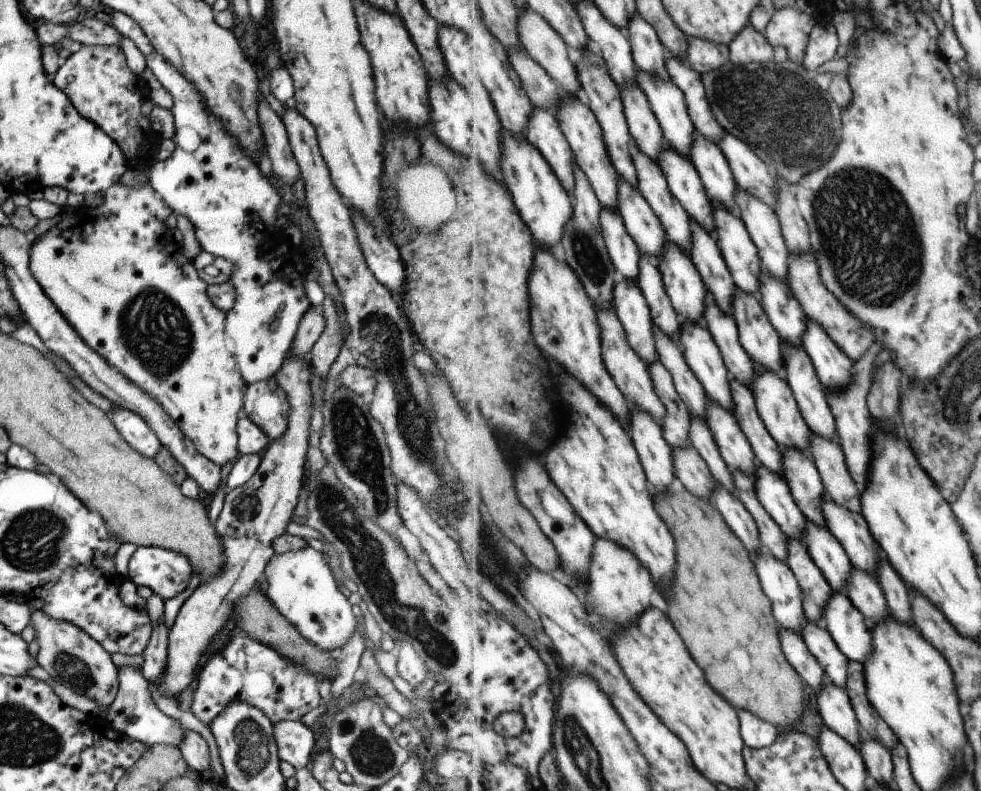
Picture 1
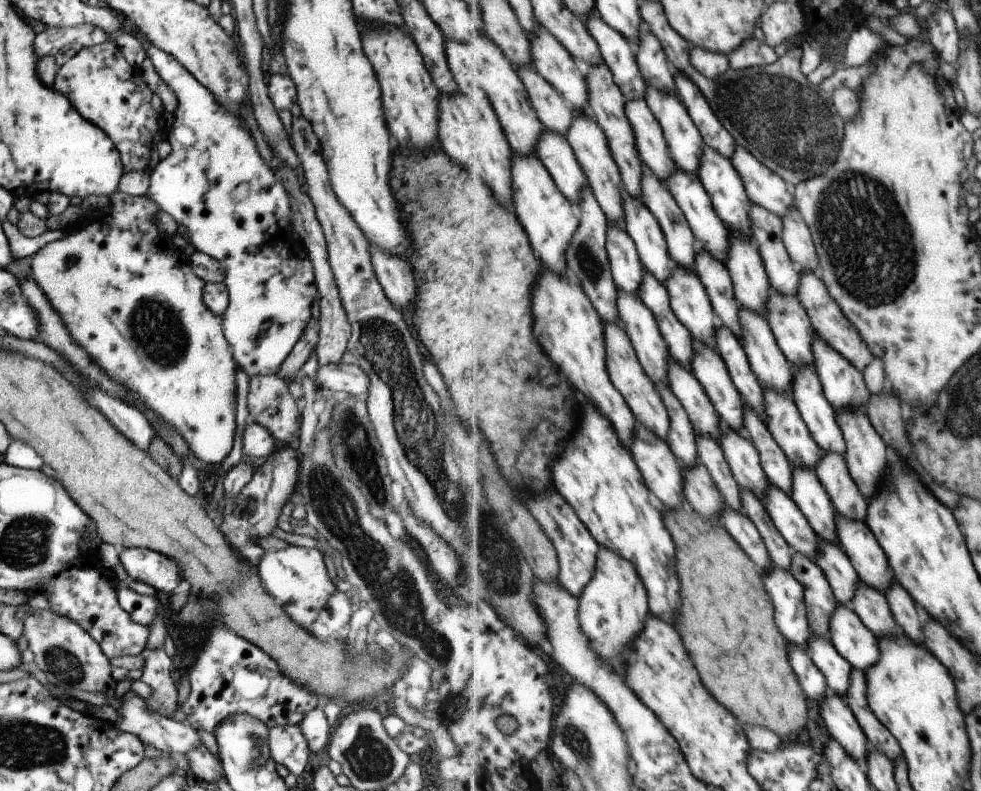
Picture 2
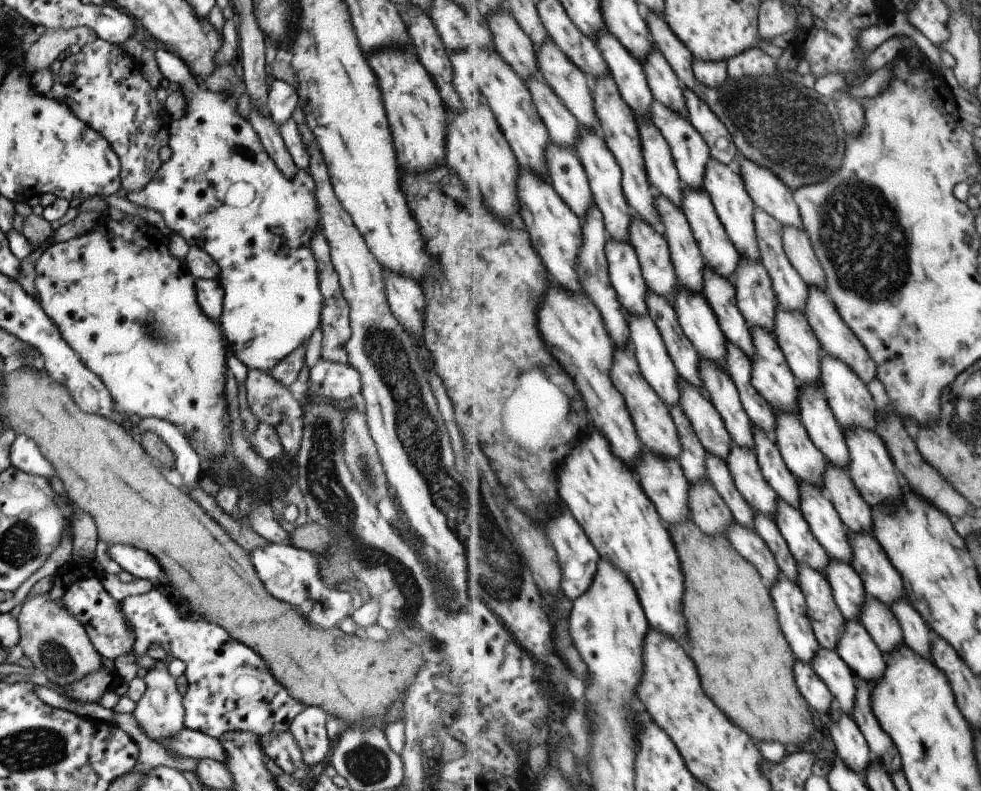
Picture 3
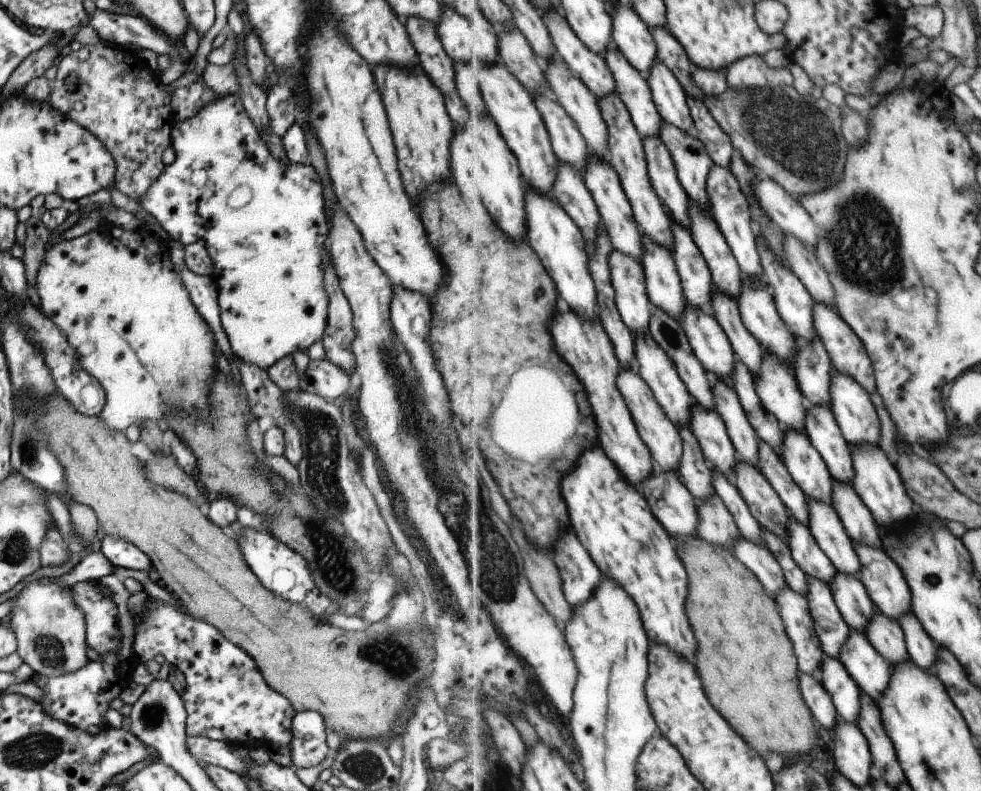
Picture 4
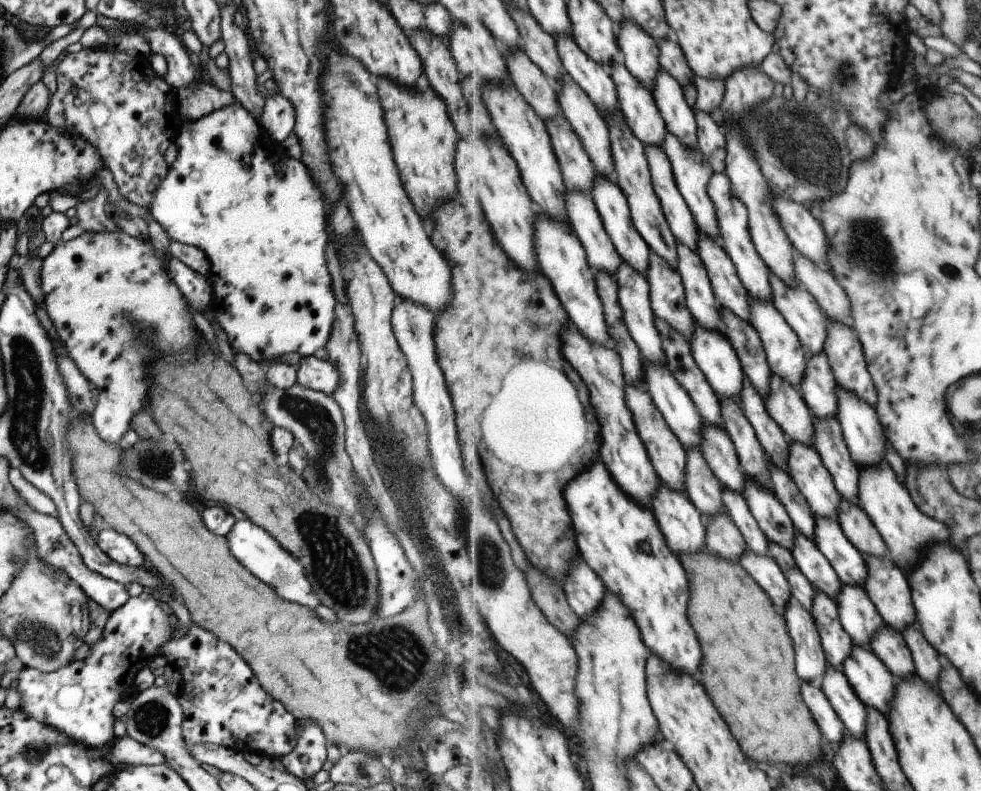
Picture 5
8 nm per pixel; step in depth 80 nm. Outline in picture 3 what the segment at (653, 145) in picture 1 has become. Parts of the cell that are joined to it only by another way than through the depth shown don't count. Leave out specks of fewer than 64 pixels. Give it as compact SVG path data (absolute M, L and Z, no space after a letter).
M653 119L637 120L650 182L656 192L669 197L682 210L681 180L672 150Z

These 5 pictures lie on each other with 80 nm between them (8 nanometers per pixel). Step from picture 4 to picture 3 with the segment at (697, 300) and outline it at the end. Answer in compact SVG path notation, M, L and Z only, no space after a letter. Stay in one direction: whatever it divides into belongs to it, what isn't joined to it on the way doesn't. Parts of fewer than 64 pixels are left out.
M659 192L655 194L654 204L666 228L663 233L668 238L680 285L691 289L694 293L697 291L703 293L704 268L707 262L686 214L669 197Z

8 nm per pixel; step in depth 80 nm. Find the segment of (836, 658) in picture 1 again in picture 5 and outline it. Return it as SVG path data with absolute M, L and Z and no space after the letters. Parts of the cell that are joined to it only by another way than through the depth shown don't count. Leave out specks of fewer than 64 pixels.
M828 664L821 688L825 691L839 718L845 723L848 733L854 737L865 739L868 717L867 704L859 698L845 671L837 670Z

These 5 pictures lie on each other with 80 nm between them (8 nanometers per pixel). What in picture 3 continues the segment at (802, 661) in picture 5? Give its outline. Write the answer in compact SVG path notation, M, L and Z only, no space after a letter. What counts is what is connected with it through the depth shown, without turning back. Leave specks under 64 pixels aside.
M781 576L770 588L781 626L797 659L811 663L820 644L808 616L807 599L800 583Z

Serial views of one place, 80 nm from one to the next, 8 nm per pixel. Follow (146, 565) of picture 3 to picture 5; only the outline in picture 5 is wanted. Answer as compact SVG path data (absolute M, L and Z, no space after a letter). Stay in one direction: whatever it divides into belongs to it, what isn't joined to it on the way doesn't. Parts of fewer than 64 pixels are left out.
M98 526L98 536L95 540L96 545L113 561L118 565L125 565L127 567L143 568L143 556L141 552L137 550L137 546L125 538L123 534L117 534L109 528L101 530Z

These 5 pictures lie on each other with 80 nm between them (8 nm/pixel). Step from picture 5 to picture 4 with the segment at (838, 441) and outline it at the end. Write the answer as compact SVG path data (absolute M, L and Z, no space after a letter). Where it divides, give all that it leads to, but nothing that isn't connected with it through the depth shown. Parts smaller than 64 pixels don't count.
M808 405L805 432L828 463L837 481L852 485L855 469L851 444L843 436L841 427L829 405Z

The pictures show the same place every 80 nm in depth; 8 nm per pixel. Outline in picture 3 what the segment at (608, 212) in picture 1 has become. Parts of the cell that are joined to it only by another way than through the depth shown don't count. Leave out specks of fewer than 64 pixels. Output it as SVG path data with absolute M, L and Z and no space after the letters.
M609 234L606 251L610 279L627 316L629 313L649 313L646 303L649 288L635 247L629 241L614 239Z

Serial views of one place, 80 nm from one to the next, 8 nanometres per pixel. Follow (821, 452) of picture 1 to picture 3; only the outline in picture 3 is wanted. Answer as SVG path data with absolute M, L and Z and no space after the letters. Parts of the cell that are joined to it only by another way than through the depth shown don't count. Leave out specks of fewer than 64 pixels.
M829 464L824 472L826 495L836 506L841 520L856 533L874 532L873 511L870 504L863 498L848 469Z

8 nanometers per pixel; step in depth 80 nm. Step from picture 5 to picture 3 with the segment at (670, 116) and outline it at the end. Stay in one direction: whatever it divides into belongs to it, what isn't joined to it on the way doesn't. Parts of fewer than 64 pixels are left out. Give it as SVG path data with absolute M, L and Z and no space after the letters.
M656 44L652 46L649 56L642 64L654 98L676 110L682 117L689 119L690 112L681 79Z

